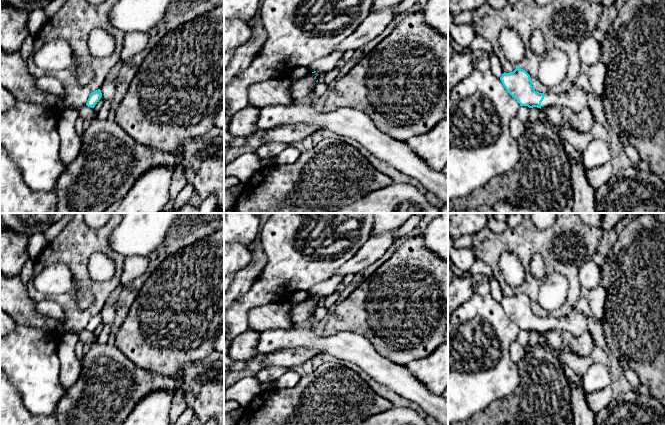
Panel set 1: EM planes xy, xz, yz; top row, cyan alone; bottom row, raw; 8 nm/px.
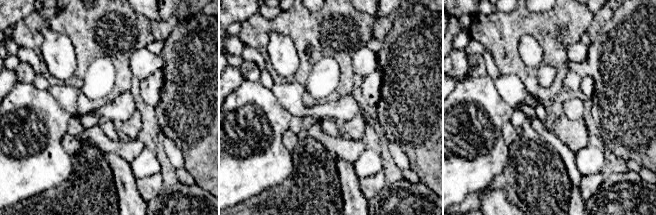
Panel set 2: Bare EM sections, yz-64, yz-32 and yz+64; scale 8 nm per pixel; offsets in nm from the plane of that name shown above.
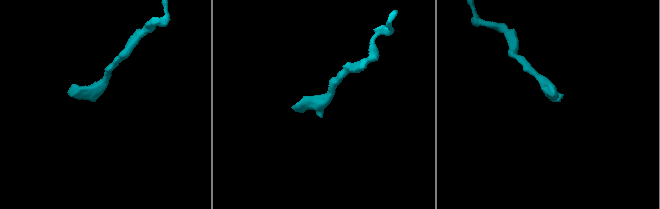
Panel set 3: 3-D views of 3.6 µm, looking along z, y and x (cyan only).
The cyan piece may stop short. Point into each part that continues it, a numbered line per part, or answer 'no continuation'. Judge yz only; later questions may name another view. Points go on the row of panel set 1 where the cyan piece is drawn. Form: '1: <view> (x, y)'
1: yz (576, 99)

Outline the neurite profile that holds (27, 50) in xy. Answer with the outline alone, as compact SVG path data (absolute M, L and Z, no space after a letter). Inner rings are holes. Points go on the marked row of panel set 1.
M27 36L23 41L19 53L21 54L24 60L32 57L35 50L34 50L34 43L35 43L35 36Z

